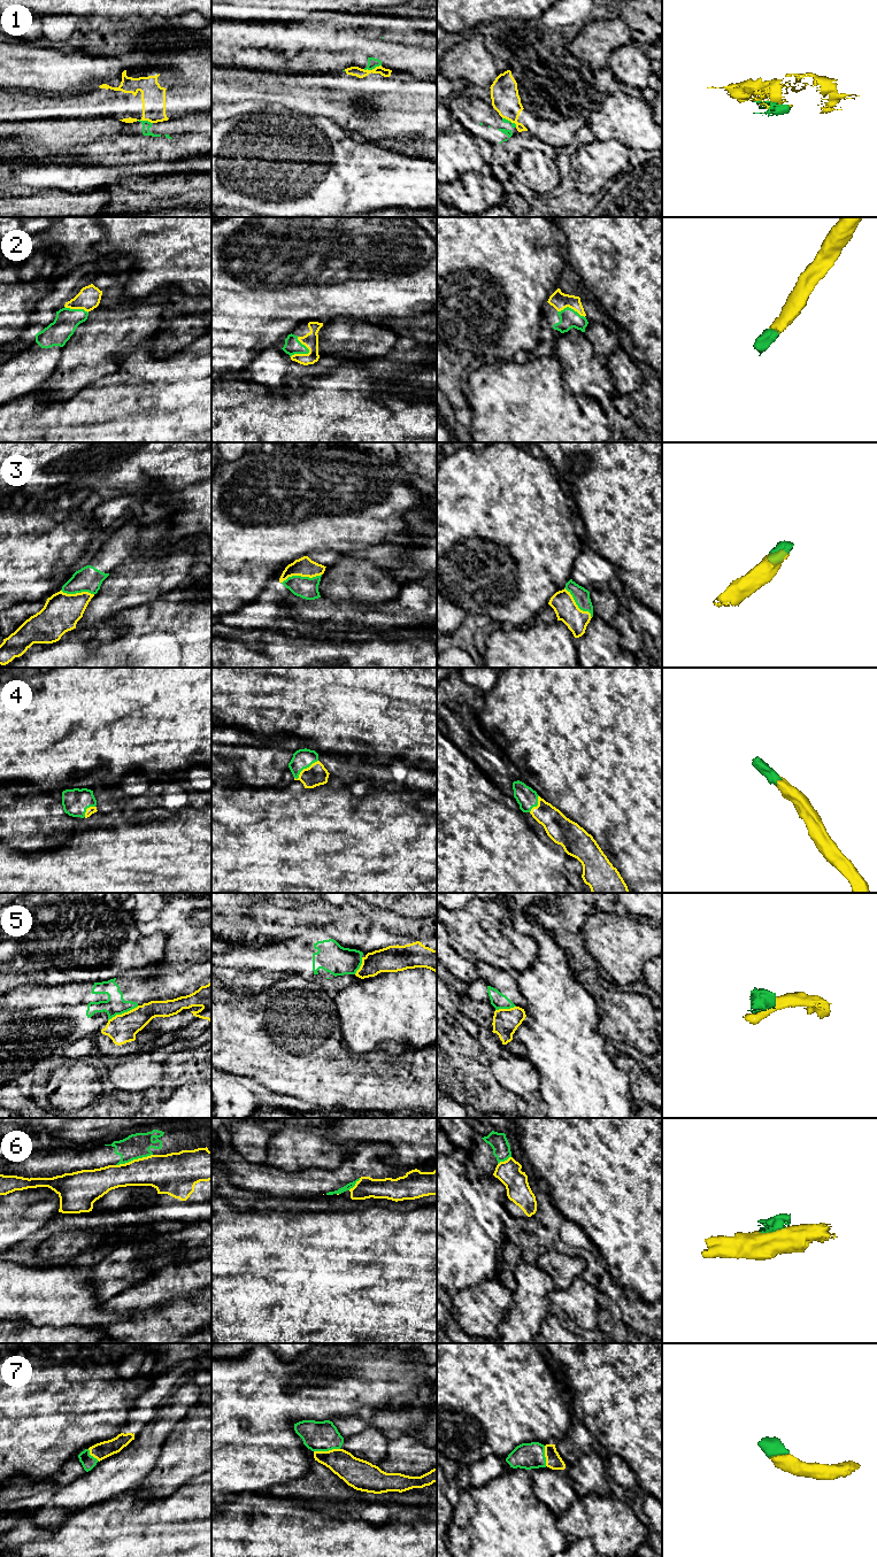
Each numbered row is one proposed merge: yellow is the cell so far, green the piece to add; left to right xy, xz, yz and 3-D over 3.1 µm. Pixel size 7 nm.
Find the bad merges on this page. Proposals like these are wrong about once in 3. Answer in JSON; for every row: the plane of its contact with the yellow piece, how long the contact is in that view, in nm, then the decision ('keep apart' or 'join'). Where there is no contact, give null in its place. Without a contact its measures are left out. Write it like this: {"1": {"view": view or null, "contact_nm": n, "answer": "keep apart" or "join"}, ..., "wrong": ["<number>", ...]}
{"1": {"view": "xz", "contact_nm": 130, "answer": "keep apart"}, "2": {"view": "xz", "contact_nm": 160, "answer": "join"}, "3": {"view": "xz", "contact_nm": 280, "answer": "join"}, "4": {"view": "xz", "contact_nm": 220, "answer": "join"}, "5": {"view": "xy", "contact_nm": 240, "answer": "keep apart"}, "6": {"view": "xy", "contact_nm": 260, "answer": "keep apart"}, "7": {"view": "xz", "contact_nm": 190, "answer": "join"}, "wrong": ["1", "5", "6"]}

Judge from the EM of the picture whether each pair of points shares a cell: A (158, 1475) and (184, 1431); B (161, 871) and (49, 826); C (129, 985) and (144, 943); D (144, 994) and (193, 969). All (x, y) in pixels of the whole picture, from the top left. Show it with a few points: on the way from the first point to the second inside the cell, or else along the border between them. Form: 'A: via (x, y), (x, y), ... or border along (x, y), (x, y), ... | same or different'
A: via (169, 1464), (184, 1449), (184, 1442) | same
B: border along (85, 829), (71, 835) | different
C: border along (123, 974), (120, 977) | different
D: via (156, 987), (181, 981) | same

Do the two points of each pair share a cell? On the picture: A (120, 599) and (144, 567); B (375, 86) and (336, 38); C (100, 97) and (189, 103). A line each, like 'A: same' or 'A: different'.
A: same
B: different
C: same

